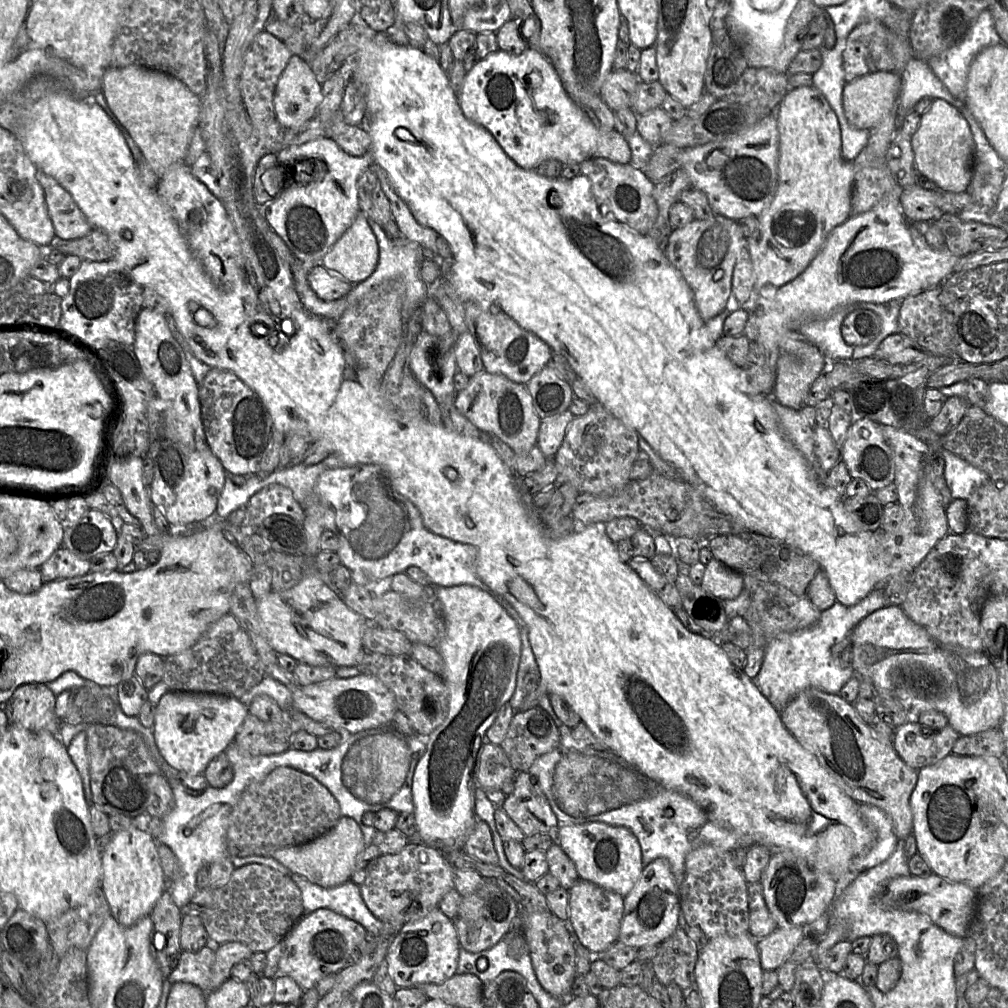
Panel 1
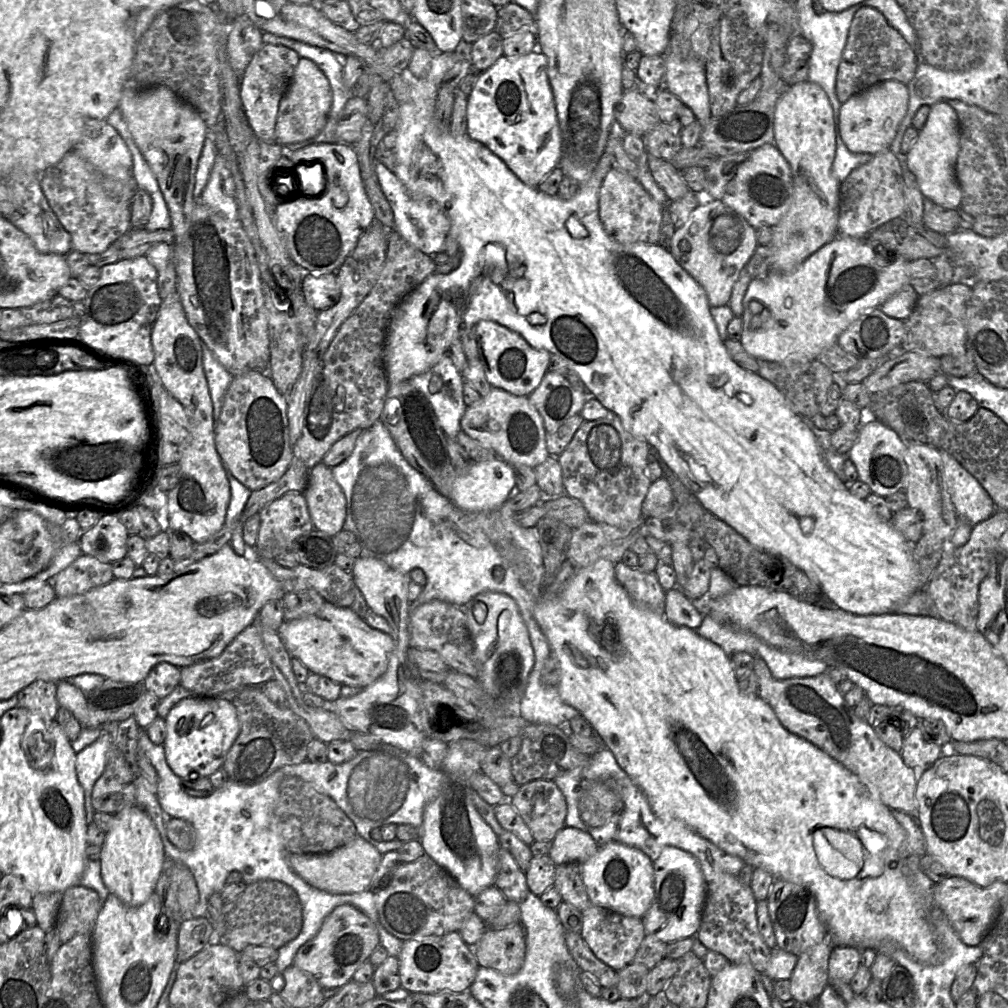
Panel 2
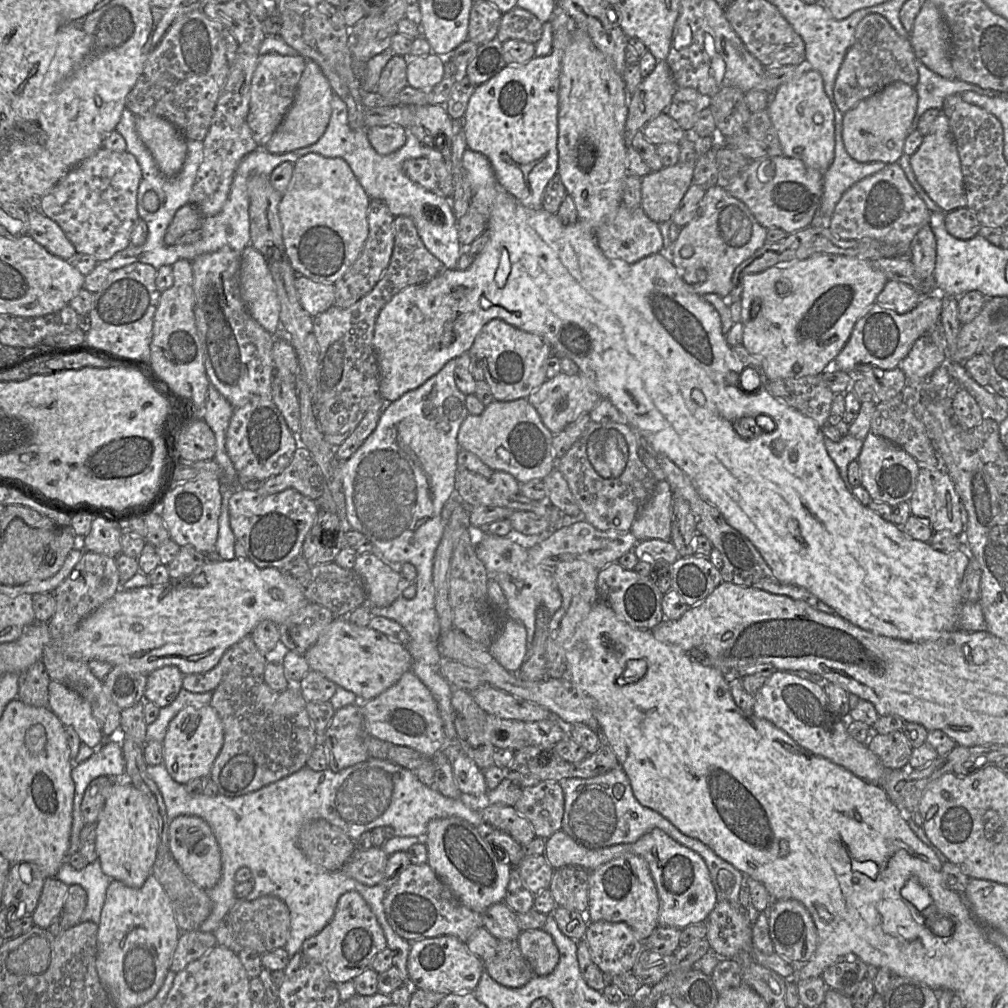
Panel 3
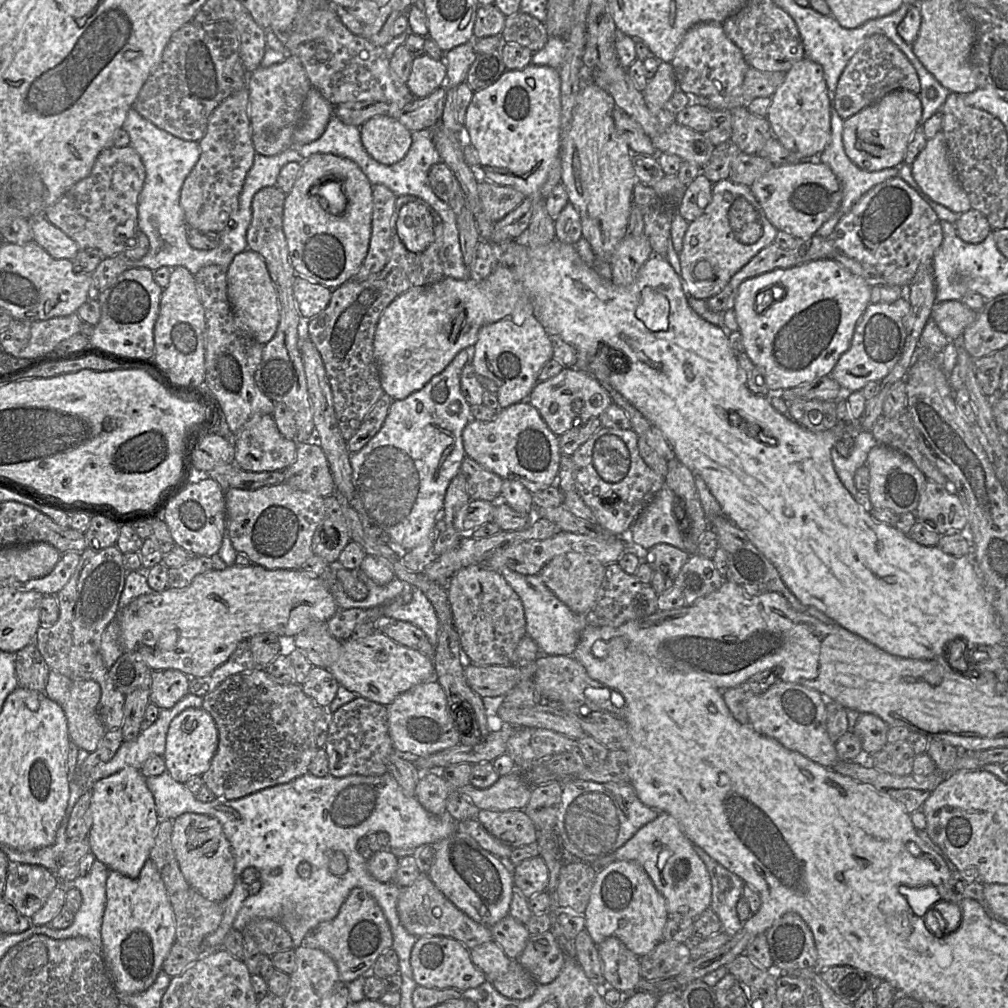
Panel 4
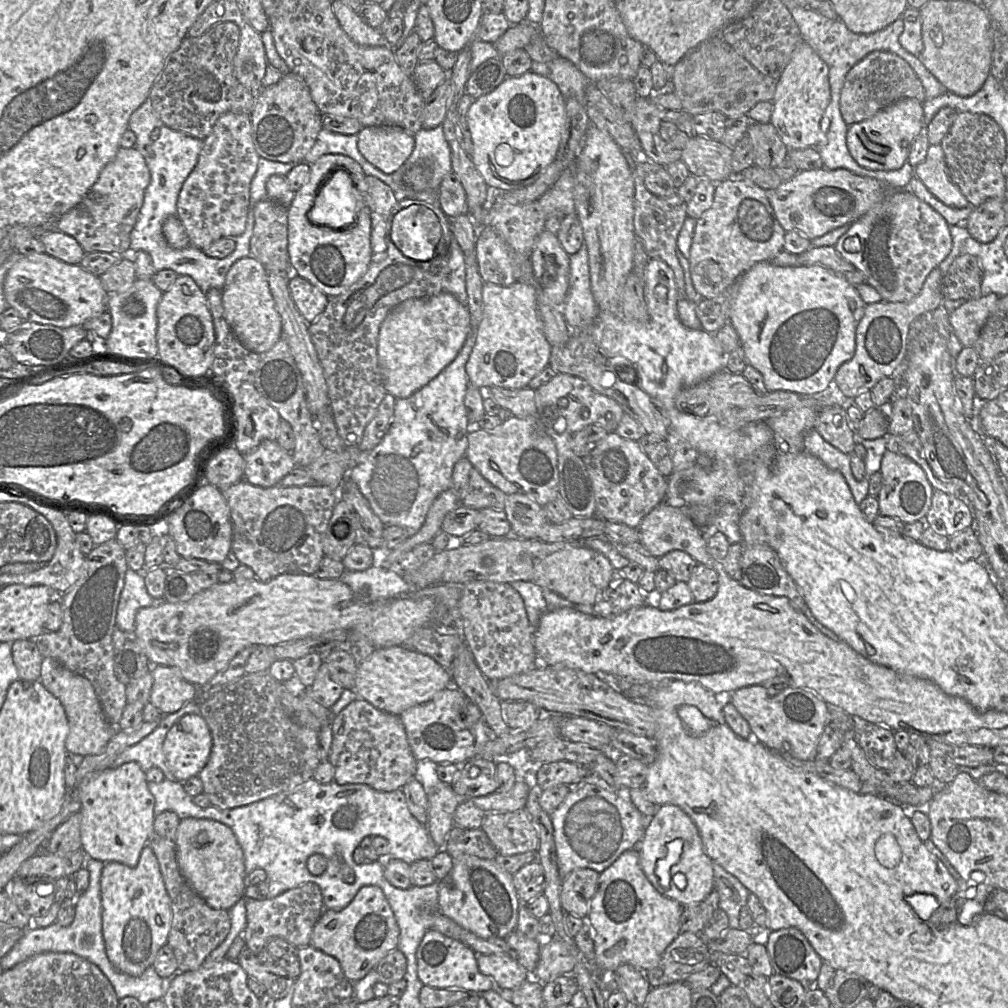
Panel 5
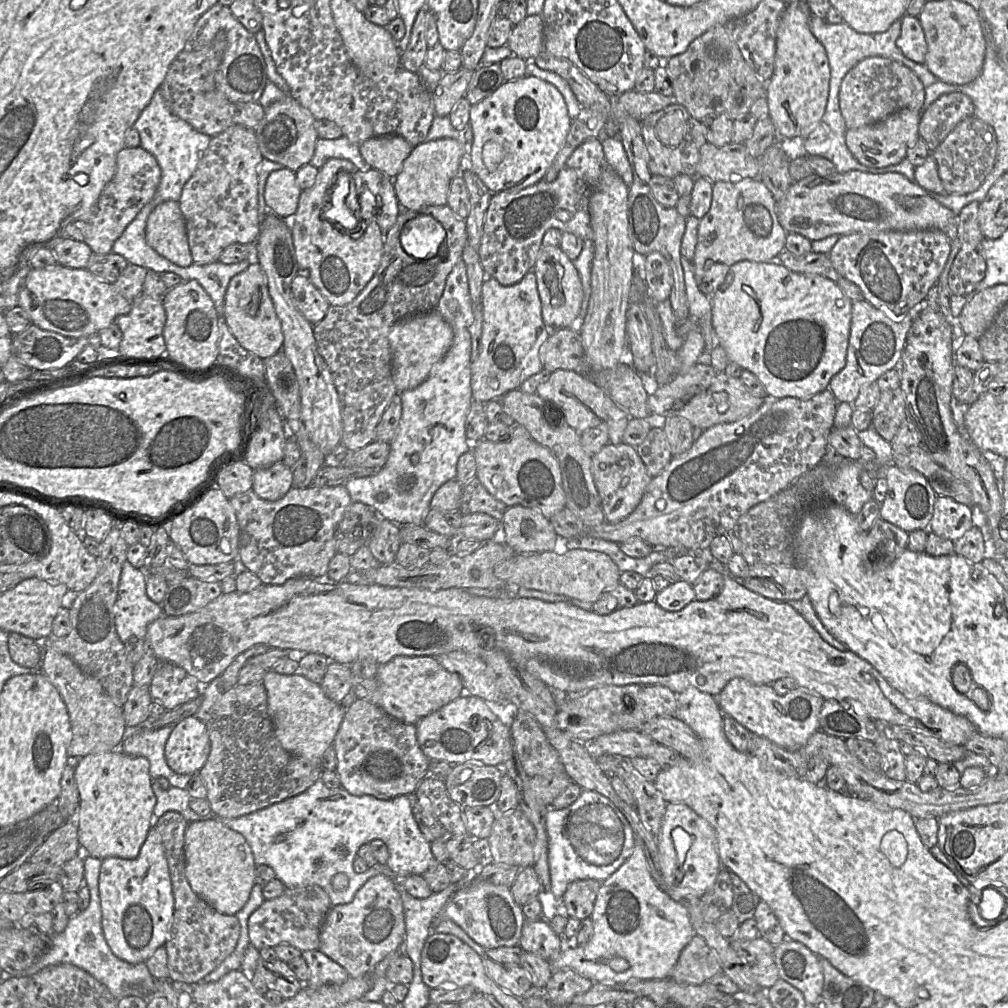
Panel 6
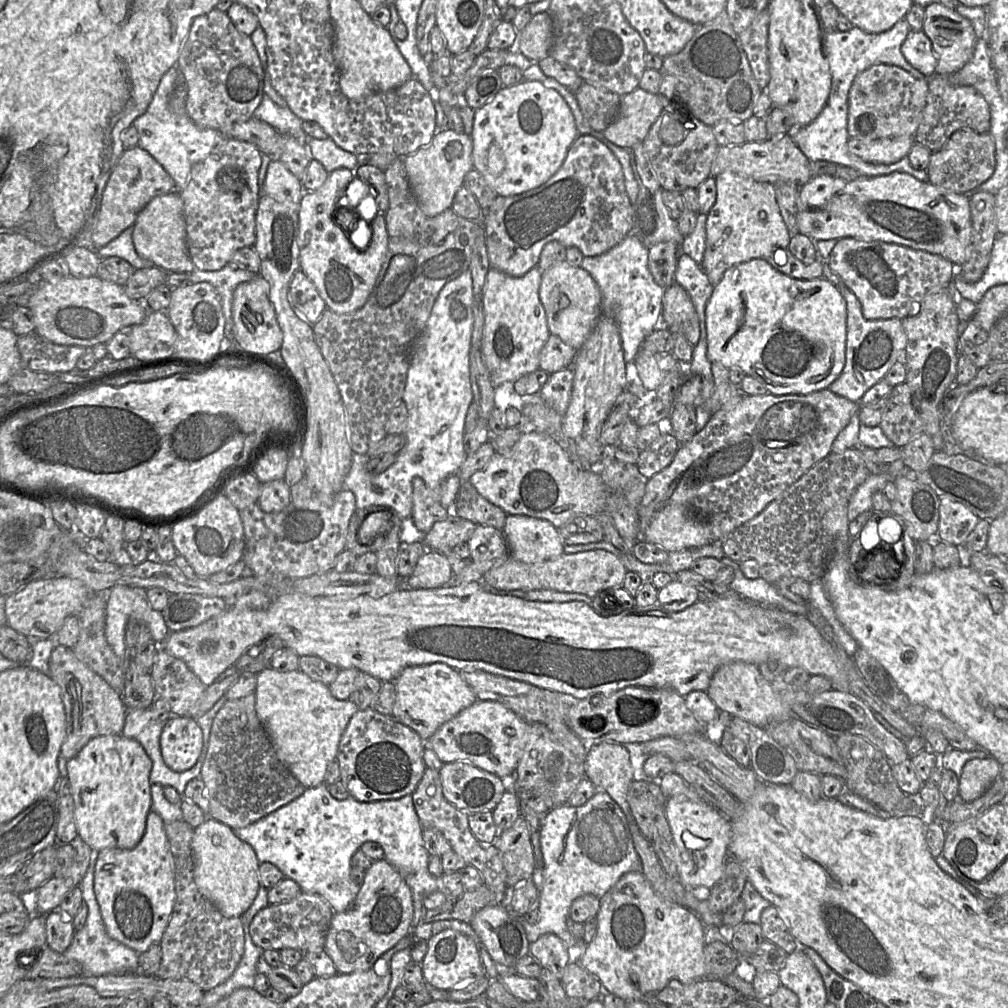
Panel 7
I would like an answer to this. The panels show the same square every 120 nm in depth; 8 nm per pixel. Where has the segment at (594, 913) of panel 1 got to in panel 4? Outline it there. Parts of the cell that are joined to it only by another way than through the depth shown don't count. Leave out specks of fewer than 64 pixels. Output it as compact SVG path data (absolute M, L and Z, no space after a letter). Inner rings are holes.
M616 937L607 938L597 948L608 989L616 989L622 994L636 992L641 979L640 957Z

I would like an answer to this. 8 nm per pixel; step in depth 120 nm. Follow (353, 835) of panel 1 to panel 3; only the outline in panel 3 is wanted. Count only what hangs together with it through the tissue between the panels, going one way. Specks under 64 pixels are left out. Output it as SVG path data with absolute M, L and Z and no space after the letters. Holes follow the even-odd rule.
M371 847L364 851L356 848L342 870L366 886L376 886L384 876L387 860L388 855L380 848Z

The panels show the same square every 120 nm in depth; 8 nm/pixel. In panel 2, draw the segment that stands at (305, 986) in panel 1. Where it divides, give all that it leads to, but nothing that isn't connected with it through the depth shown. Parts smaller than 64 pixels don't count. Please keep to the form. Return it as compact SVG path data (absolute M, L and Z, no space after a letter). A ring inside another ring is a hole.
M343 904L334 908L318 933L300 947L293 965L314 976L324 990L340 989L352 980L357 968L378 945L380 938L373 921L353 905Z

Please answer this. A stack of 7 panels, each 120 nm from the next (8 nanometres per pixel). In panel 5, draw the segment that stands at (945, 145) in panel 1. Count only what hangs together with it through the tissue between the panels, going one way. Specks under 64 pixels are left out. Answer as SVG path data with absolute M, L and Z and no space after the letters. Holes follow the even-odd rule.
M927 143L922 157L912 165L913 177L939 201L952 208L970 205L965 196L949 179L940 144Z

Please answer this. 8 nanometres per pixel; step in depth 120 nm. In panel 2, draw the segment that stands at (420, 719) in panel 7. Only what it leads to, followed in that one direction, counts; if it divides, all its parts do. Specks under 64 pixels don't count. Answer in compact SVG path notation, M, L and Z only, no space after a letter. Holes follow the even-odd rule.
M324 602L314 615L284 622L277 633L291 658L298 659L310 673L341 685L367 688L387 670L394 648L391 636L368 626L351 608Z

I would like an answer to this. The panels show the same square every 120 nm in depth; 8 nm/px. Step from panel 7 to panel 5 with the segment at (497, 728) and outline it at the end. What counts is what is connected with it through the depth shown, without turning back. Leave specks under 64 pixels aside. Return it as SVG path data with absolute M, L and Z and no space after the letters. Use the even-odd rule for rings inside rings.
M453 684L438 692L430 701L409 708L401 714L400 719L403 722L408 743L417 761L431 760L437 764L464 764L474 759L482 750L482 747L496 737L495 733L487 725L478 706Z

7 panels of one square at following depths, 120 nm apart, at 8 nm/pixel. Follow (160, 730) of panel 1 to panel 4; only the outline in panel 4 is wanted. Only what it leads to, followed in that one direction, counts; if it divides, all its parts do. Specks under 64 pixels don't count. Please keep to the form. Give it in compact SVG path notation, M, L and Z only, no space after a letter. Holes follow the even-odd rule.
M189 708L170 723L166 736L164 761L167 772L179 783L201 776L210 767L218 747L219 734L212 716L203 708Z

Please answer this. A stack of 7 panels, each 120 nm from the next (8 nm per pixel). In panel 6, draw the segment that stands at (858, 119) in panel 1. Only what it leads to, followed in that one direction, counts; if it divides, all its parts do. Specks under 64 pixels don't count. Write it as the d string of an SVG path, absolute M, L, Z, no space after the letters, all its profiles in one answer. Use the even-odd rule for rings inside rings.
M909 109L899 110L881 122L847 130L846 145L852 155L864 166L883 168L898 164L919 138L920 117L921 112Z

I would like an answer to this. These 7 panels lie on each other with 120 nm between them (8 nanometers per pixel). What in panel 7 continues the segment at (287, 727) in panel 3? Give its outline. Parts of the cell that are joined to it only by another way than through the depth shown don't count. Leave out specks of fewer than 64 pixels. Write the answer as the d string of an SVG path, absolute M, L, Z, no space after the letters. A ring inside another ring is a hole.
M255 692L241 699L227 700L216 714L200 778L208 790L209 817L231 829L258 821L306 790L277 757L258 718Z

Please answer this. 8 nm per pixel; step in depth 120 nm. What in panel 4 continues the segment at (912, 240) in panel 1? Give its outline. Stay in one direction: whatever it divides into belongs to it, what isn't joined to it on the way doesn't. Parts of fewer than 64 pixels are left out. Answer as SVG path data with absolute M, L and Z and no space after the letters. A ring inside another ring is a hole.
M827 258L787 269L774 269L744 280L738 288L733 309L742 334L744 351L753 364L762 370L770 392L779 393L831 375L840 356L849 349L855 328L871 303L870 300L871 286L863 278L852 274L834 259ZM775 285L782 286L785 295L774 300L762 313L757 313L757 294Z

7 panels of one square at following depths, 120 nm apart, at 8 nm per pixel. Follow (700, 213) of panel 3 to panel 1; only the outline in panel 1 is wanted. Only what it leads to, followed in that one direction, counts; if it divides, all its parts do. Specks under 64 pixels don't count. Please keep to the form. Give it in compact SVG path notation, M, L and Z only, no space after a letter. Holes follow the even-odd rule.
M717 215L710 220L694 220L681 229L675 229L669 239L666 257L682 274L694 294L699 315L704 322L725 311L732 292L732 278L739 255L747 249L747 239L743 236L737 221Z

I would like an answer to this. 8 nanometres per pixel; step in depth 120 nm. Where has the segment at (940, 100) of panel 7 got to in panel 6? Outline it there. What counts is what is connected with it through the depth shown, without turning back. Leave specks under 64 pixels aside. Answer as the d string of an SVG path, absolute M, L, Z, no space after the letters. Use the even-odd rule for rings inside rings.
M962 92L943 94L922 111L919 137L932 153L961 121L970 116L974 116L974 104L969 96Z

